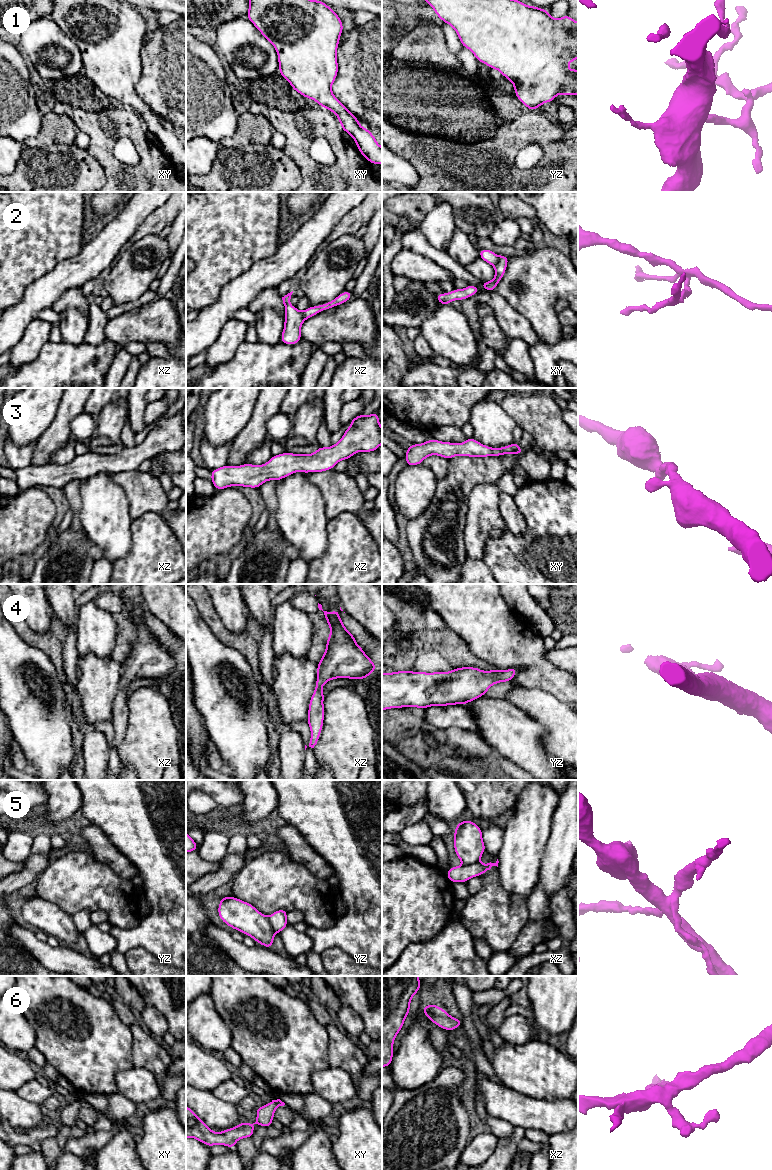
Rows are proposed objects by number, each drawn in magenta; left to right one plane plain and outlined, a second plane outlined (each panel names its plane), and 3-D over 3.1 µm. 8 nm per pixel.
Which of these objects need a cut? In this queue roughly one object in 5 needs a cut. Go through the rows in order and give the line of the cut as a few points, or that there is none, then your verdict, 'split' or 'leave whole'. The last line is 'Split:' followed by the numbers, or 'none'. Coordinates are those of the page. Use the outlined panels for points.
1: no cut; leave whole
2: cut in xy along (499, 256), (499, 260), (494, 266); split
3: no cut; leave whole
4: no cut; leave whole
5: cut in yz along (268, 917), (269, 924), (275, 932); split
6: no cut; leave whole
Split: 2, 5

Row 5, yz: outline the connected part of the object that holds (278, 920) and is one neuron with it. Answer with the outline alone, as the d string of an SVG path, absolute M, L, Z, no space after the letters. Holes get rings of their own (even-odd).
M280 909L269 916L270 925L275 933L279 934L288 926L287 914L285 909Z

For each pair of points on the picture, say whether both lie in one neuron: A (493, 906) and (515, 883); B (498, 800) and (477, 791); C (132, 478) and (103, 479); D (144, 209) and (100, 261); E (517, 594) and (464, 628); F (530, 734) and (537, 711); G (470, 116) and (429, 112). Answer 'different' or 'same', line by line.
A: different
B: same
C: different
D: same
E: different
F: different
G: same

